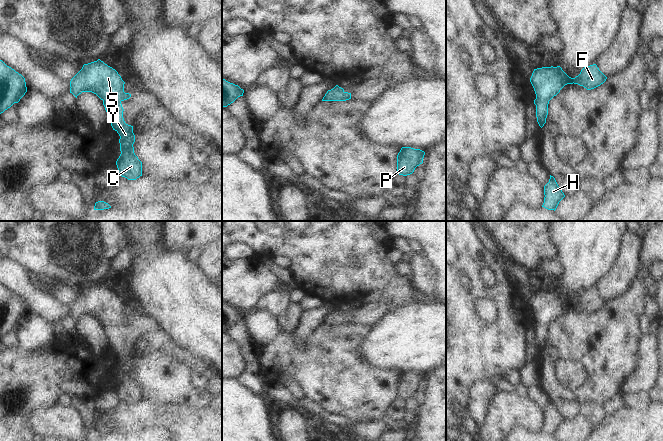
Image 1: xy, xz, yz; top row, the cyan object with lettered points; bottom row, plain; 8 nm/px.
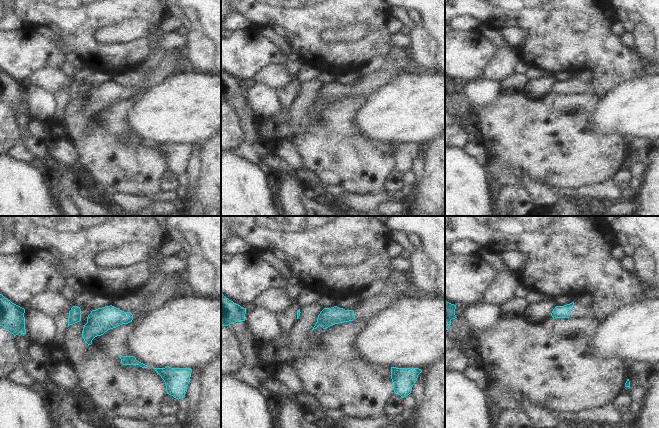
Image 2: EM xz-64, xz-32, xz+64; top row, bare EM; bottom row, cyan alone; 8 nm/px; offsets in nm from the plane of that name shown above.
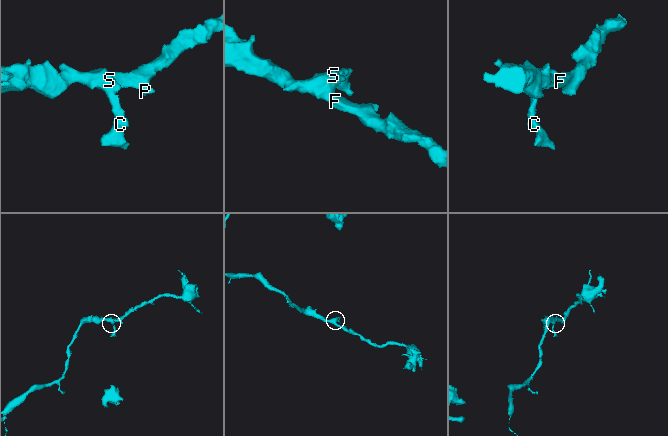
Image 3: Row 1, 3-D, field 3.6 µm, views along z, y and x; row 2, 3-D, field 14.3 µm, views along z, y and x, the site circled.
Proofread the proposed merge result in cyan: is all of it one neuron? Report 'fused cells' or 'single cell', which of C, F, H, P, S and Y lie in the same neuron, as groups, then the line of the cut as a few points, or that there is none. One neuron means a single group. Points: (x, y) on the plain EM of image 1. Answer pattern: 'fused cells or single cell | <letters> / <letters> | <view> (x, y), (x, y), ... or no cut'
single cell | C F H P S Y | no cut

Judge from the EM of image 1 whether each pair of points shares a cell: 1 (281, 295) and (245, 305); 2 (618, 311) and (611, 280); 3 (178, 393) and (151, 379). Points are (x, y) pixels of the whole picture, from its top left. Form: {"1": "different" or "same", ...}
{"1": "different", "2": "different", "3": "same"}

